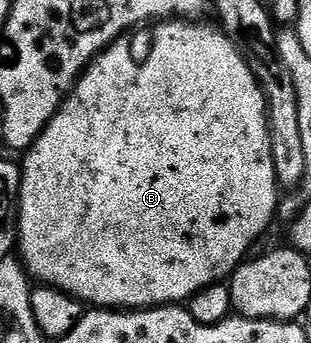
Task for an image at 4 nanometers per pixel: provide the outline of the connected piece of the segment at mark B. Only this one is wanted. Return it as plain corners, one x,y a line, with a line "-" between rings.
164,19
151,28
140,27
123,33
89,63
54,119
46,123
36,142
23,154
24,161
20,165
18,257
33,282
60,289
89,306
113,311
187,303
188,312
199,325
217,325
233,312
231,288
227,284
212,284
223,277
224,280
231,278
232,272
253,252
252,244
267,231
276,213
278,186
274,159
270,155
268,116
262,87
224,30
215,24
200,24
204,23
196,19

